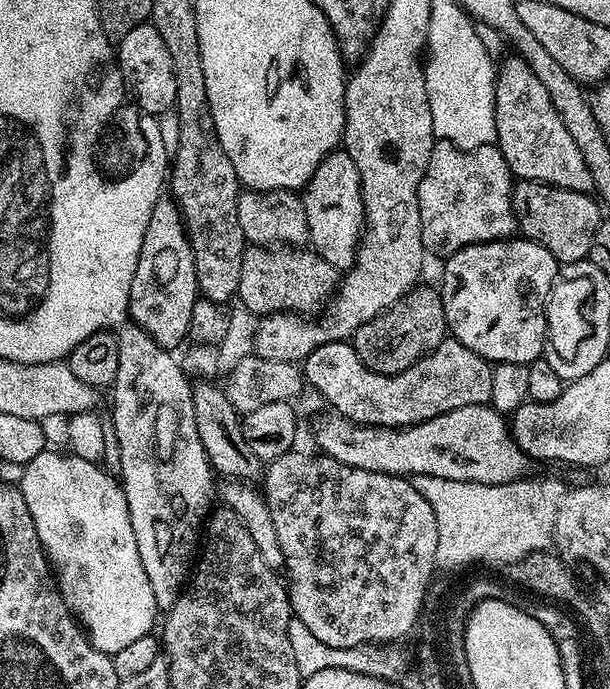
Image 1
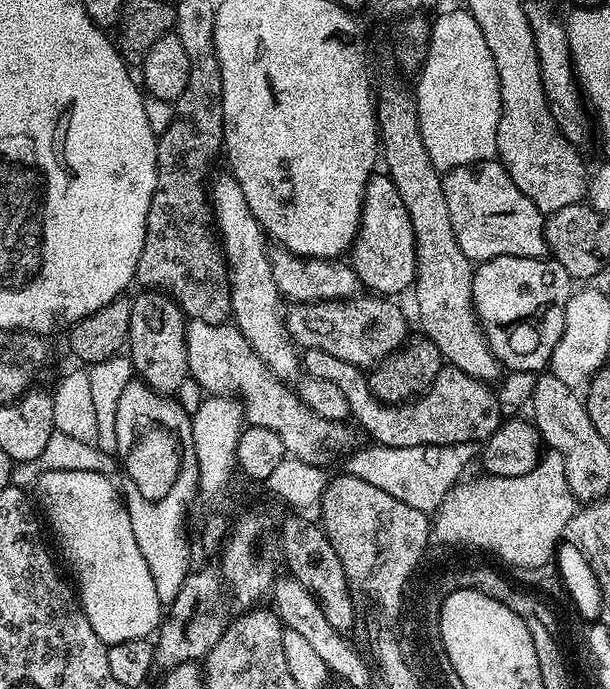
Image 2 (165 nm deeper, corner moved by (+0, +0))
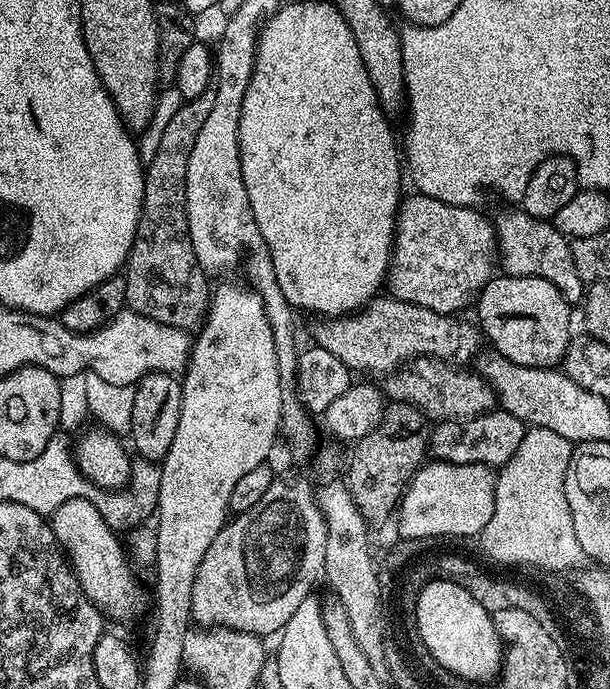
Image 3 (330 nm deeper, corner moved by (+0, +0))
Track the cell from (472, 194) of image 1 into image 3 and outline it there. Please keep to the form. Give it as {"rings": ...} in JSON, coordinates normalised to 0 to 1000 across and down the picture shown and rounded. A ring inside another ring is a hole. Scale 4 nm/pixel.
{"rings":[[[857,305],[833,308],[810,331],[816,338],[816,377],[826,382],[825,393],[834,401],[880,401],[902,409],[931,435],[944,444],[959,433],[961,414],[948,403],[948,386],[941,386],[938,356],[930,343],[910,331],[905,322],[879,319]]]}

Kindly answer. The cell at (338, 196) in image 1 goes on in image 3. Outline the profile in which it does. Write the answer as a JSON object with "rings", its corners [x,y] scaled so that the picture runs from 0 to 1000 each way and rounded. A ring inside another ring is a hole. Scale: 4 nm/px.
{"rings":[[[664,283],[649,309],[649,341],[643,351],[639,393],[633,402],[633,418],[651,435],[684,441],[698,450],[723,456],[748,456],[752,447],[775,440],[787,419],[807,405],[807,377],[816,372],[816,340],[808,321],[798,319],[779,300],[757,296],[733,296],[718,287]]]}

